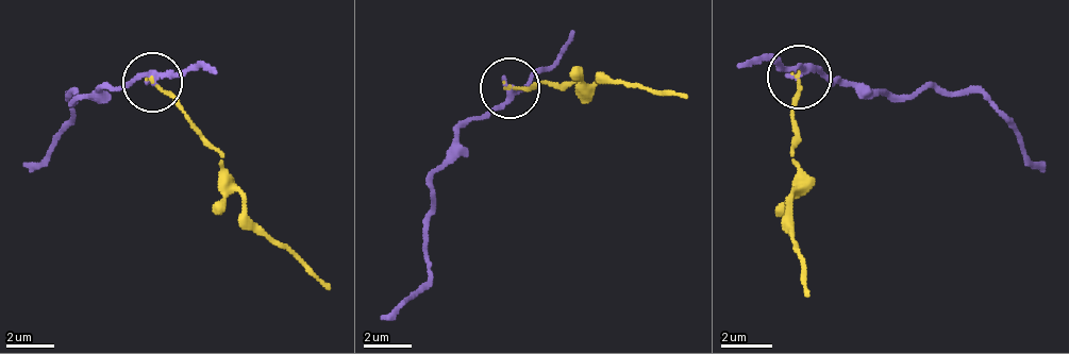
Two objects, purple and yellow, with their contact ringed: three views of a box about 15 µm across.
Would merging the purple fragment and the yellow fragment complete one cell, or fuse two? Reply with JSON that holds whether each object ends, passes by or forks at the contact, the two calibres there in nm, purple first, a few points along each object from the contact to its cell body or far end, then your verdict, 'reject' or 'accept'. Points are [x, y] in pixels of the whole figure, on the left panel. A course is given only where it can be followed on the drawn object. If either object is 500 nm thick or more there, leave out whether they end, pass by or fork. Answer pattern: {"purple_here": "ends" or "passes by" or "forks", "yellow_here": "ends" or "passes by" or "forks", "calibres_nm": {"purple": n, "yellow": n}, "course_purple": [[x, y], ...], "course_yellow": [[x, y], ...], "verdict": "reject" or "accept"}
{"purple_here": "passes by", "yellow_here": "ends", "calibres_nm": {"purple": 280, "yellow": 130}, "course_purple": [[153, 83], [142, 78], [100, 89], [76, 101], [69, 96], [69, 119], [21, 167]], "course_yellow": [[153, 83], [219, 155], [244, 209], [328, 287]], "verdict": "reject"}

